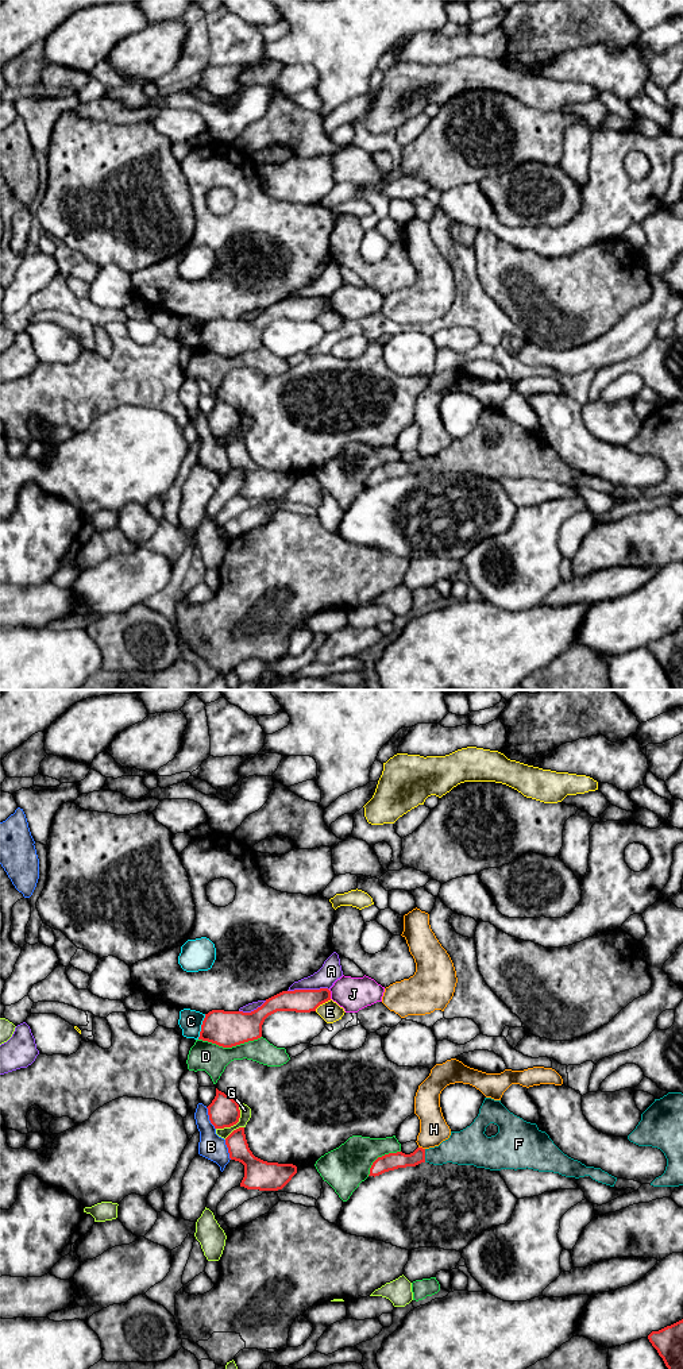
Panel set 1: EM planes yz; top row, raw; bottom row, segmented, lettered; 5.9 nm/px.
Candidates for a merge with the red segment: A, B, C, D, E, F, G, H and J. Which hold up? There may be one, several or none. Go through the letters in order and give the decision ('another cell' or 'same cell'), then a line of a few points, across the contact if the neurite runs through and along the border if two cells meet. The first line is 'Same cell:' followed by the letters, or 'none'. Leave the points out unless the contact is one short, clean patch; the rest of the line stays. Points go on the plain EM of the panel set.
Same cell: F
A: another cell
B: another cell
C: another cell
D: another cell
E: another cell
F: same cell
G: another cell
H: another cell
J: another cell | yz (328, 299), (331, 307)

